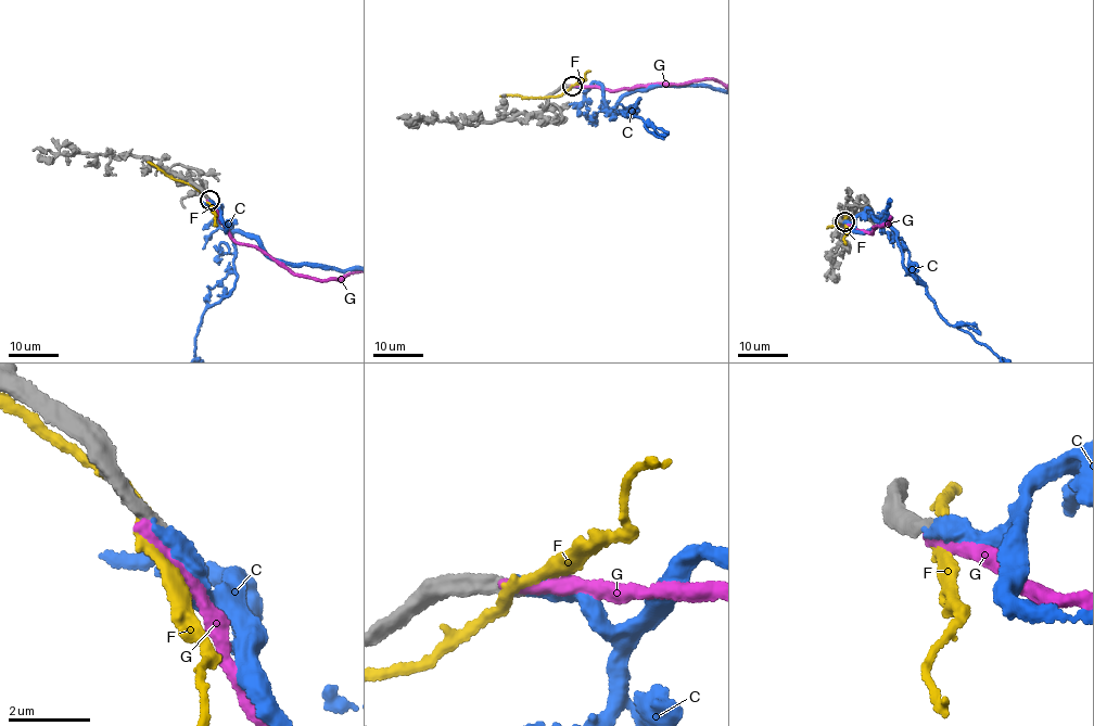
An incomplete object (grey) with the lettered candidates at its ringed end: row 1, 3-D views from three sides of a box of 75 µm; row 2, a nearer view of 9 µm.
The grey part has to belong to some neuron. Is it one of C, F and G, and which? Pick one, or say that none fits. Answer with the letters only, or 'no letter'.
C

